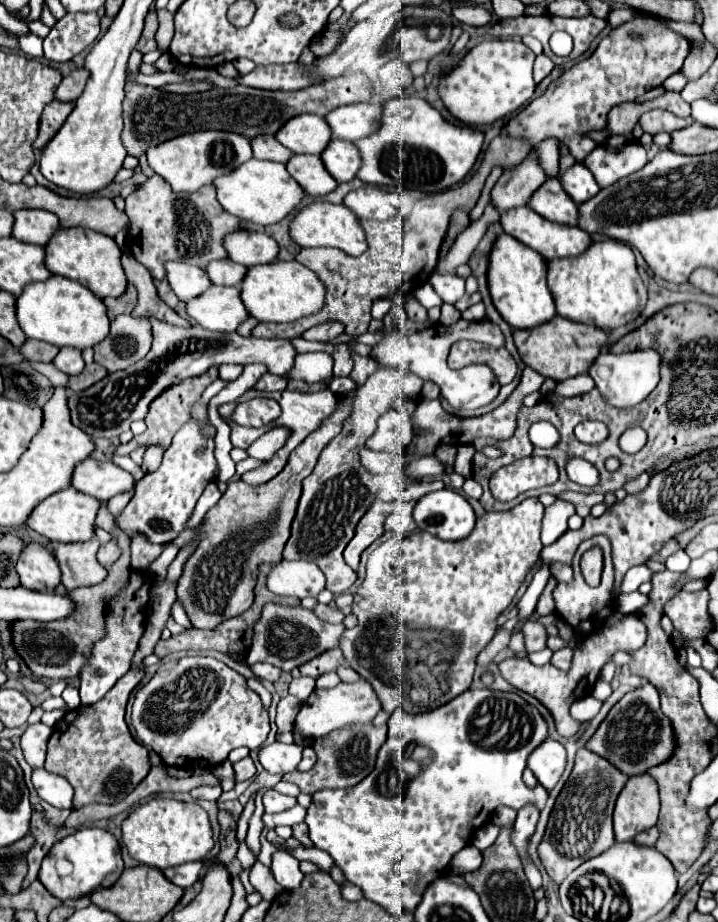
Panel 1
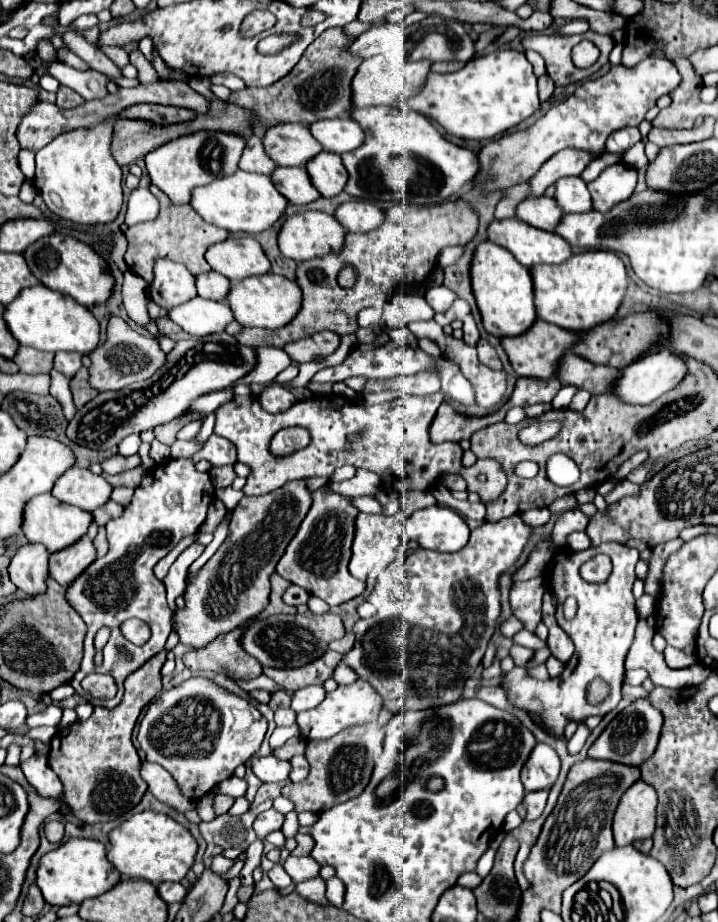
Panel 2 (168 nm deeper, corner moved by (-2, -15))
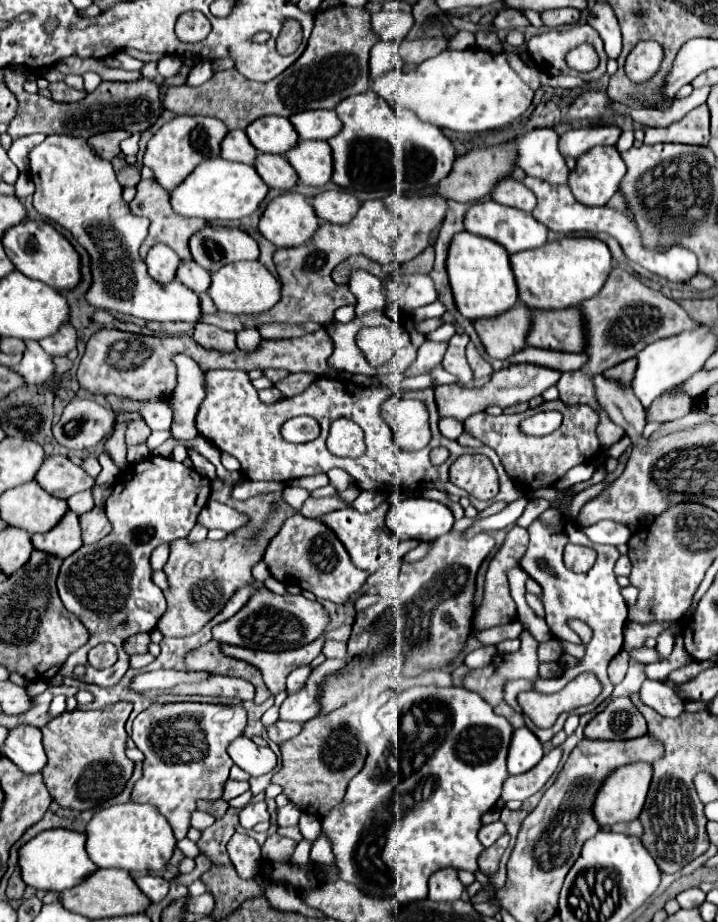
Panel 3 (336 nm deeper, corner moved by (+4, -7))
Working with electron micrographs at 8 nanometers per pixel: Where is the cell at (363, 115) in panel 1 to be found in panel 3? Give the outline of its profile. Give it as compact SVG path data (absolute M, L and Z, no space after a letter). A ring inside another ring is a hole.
M302 111L300 115L290 117L300 139L318 139L328 141L340 133L342 121L336 111Z

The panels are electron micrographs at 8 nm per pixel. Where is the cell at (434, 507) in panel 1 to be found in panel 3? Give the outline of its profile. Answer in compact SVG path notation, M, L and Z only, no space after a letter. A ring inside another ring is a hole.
M410 497L390 507L386 525L396 535L406 535L408 539L418 541L434 541L452 531L454 515L438 501Z

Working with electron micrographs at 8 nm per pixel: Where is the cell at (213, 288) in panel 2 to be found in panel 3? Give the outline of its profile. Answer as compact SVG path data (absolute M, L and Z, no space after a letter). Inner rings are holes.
M194 261L190 263L180 263L178 271L176 271L176 277L188 287L192 289L194 293L204 293L208 291L212 279L210 279L210 273L204 271L200 265L196 265Z

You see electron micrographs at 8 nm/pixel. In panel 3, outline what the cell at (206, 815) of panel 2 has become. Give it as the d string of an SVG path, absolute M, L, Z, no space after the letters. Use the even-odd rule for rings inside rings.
M194 811L192 813L192 827L196 827L196 829L206 829L206 827L210 827L214 823L214 817L212 815L208 815L208 813L204 813L204 811Z

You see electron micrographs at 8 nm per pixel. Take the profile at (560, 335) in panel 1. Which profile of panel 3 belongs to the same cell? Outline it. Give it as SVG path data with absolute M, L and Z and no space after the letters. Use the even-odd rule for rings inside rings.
M518 303L508 315L500 315L500 319L480 319L474 327L488 355L506 361L526 347L526 335L532 327L532 311L524 303Z

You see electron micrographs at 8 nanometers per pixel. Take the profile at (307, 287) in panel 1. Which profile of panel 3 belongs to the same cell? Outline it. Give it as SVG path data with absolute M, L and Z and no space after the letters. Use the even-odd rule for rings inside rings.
M240 261L224 265L220 271L212 273L208 295L212 297L218 311L234 315L258 315L270 311L280 301L280 287L280 279L274 277L260 261Z

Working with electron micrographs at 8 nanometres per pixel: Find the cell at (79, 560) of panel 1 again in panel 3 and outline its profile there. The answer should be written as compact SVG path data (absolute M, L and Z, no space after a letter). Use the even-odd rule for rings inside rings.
M68 511L68 515L64 515L64 519L52 531L44 535L32 535L32 543L38 551L44 551L58 559L66 559L68 555L76 553L82 547L76 513Z

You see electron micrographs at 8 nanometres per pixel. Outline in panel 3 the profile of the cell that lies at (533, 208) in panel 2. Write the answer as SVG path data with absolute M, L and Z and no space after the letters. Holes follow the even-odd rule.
M512 177L500 181L500 187L496 187L496 191L492 191L492 199L500 205L508 205L508 207L514 207L514 209L520 209L526 213L532 213L536 207L536 195Z

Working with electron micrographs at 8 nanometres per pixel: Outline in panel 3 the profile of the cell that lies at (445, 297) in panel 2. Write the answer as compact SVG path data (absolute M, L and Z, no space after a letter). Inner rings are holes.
M402 275L402 277L388 277L386 281L386 295L388 305L396 305L400 309L414 311L416 307L434 303L438 299L436 285L428 275Z

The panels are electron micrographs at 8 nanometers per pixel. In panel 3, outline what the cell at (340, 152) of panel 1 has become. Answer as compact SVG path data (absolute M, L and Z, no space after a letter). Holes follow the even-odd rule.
M300 141L286 153L304 185L326 185L334 173L332 149L326 141Z

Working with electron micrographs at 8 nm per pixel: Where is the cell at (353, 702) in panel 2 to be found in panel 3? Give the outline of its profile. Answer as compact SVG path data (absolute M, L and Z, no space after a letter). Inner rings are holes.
M326 659L320 667L312 669L312 675L308 677L306 689L298 695L286 697L286 701L280 707L280 719L294 721L294 723L306 723L322 713L320 695L324 695L324 681L330 675L340 673L348 663L340 659Z

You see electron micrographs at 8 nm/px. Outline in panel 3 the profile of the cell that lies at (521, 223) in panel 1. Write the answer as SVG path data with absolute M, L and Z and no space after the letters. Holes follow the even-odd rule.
M496 201L474 203L464 217L464 225L466 225L468 233L474 233L474 235L500 243L502 247L506 247L506 251L510 255L518 253L518 251L526 251L526 249L538 249L548 243L548 229L542 223L538 223L530 213L500 205Z

